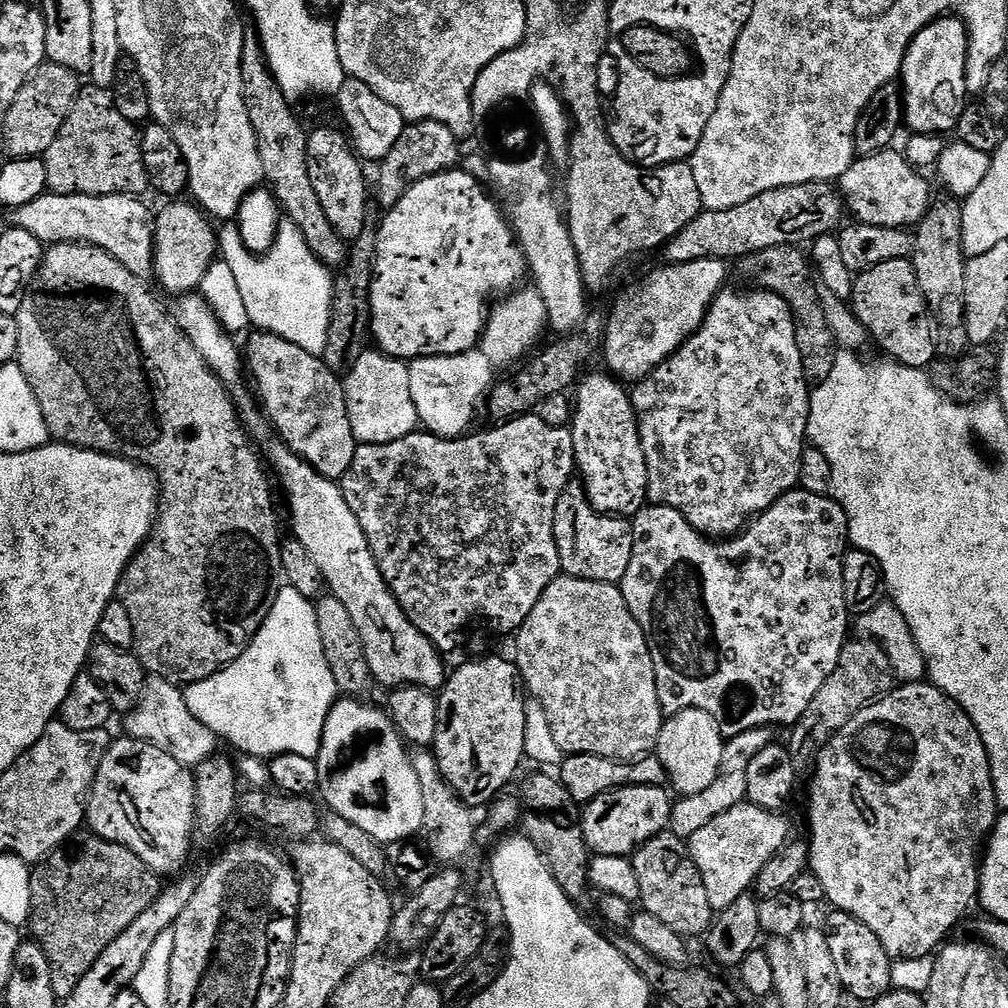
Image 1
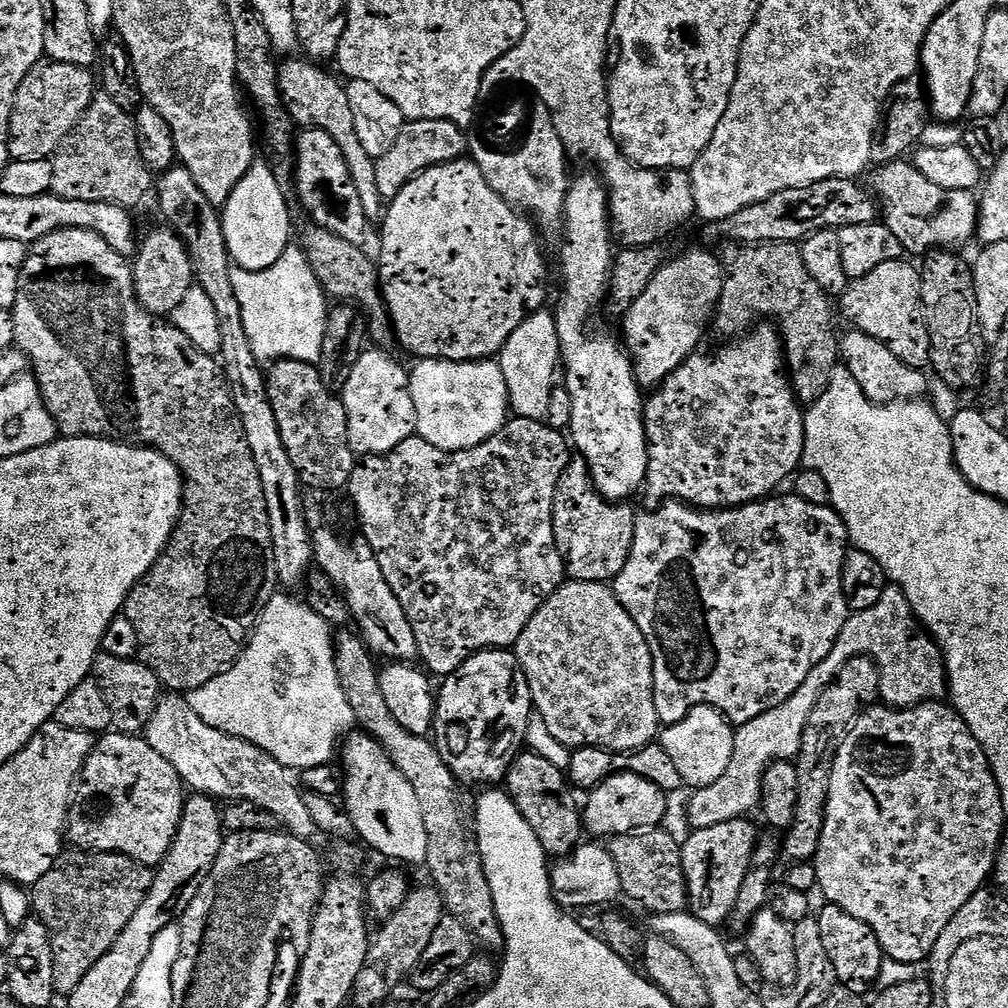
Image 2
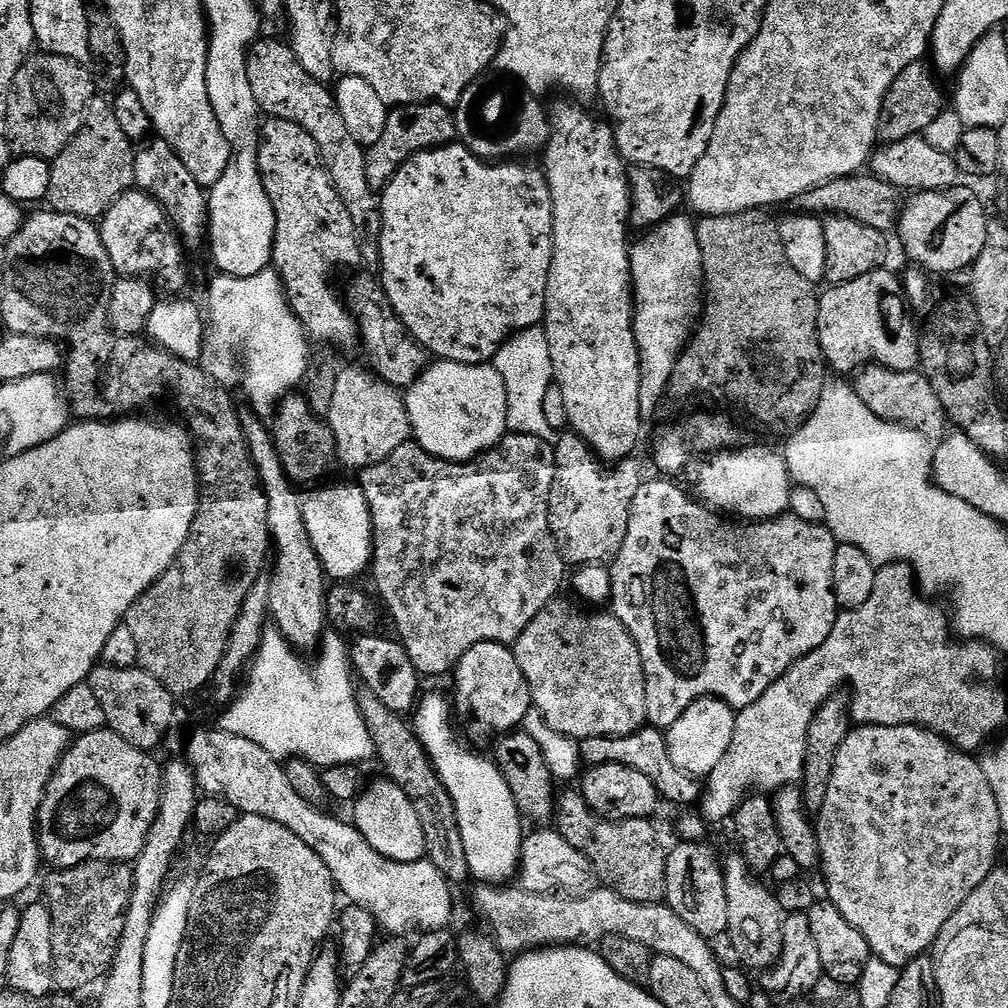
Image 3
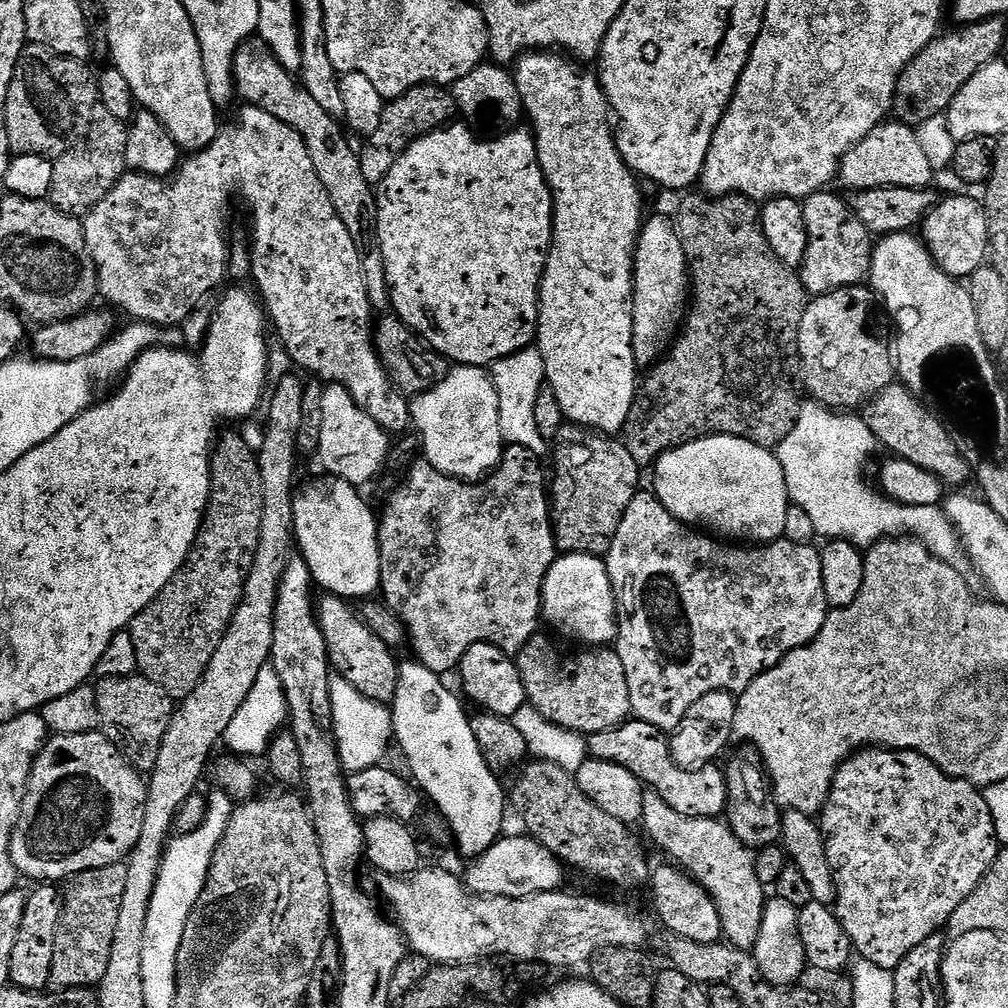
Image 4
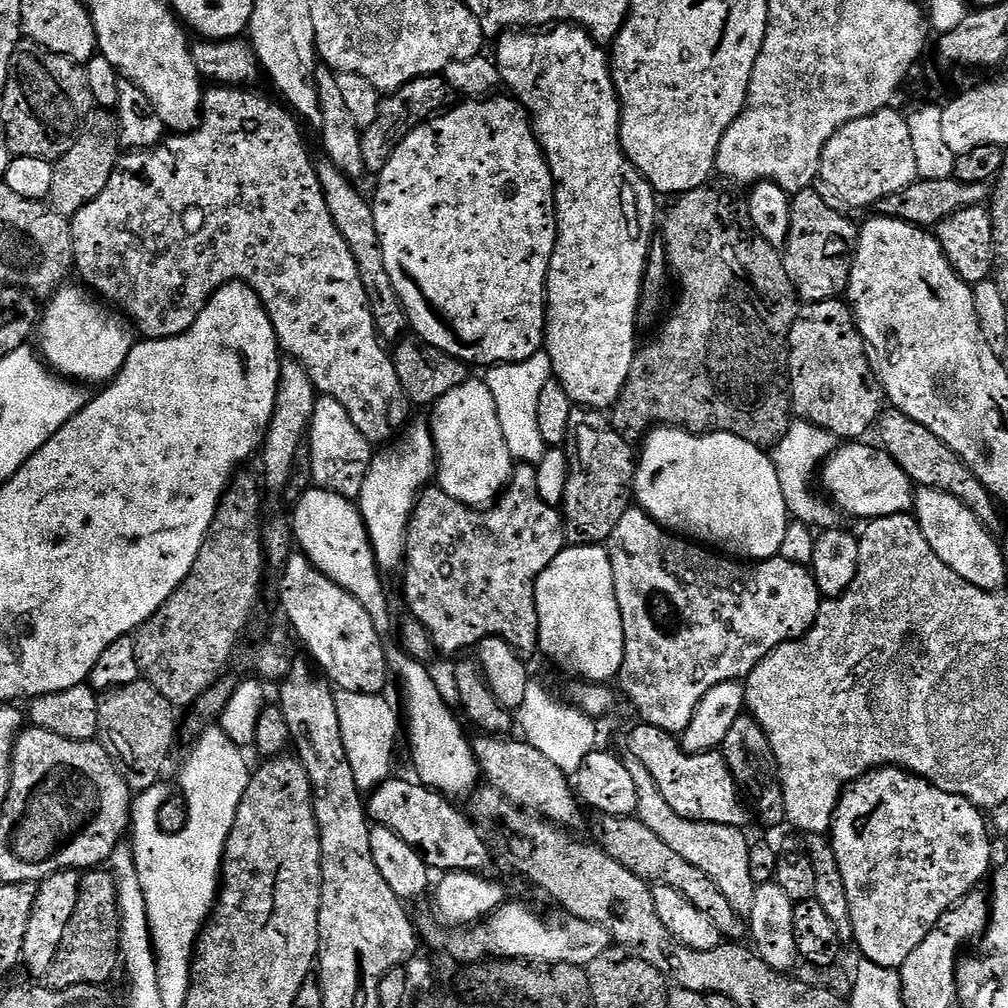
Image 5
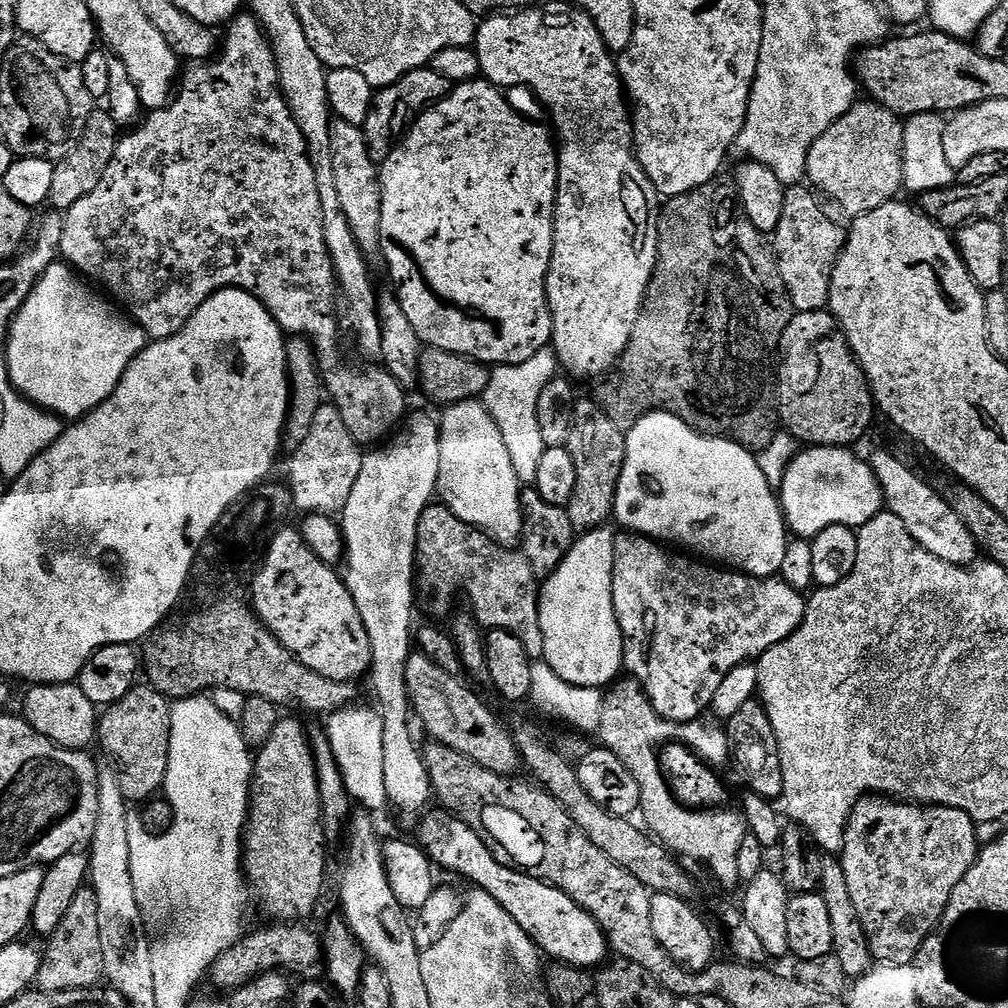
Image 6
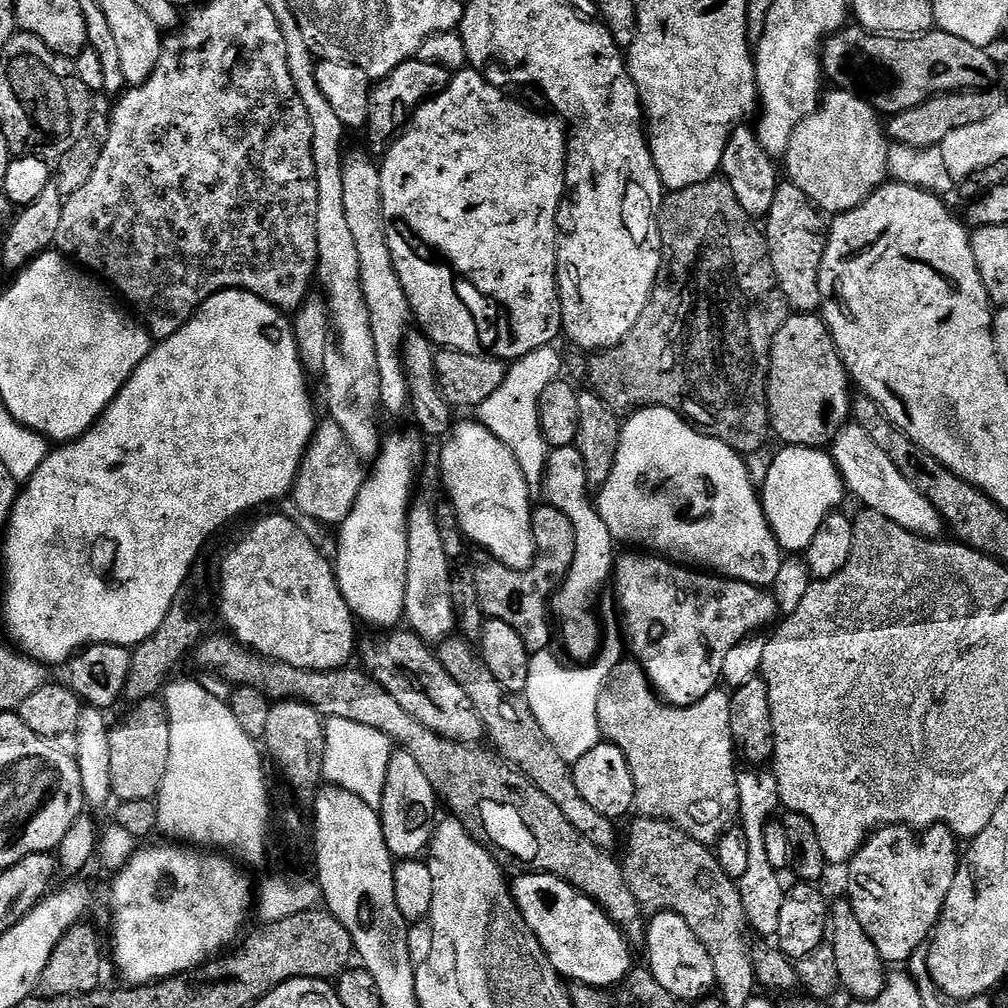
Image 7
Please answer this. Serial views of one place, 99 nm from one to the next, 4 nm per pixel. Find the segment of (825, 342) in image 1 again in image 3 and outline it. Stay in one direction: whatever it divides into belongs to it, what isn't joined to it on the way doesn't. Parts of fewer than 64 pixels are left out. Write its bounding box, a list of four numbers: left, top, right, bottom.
[667,208,826,433]

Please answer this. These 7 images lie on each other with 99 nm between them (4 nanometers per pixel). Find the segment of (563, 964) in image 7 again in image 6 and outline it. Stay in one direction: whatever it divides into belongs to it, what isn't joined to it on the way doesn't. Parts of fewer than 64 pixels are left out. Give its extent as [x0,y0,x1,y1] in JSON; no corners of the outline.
[418,811,610,970]

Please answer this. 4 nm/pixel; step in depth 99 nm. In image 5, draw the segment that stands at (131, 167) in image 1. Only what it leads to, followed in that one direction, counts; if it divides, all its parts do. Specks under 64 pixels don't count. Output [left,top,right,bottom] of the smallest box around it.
[47,110,121,218]

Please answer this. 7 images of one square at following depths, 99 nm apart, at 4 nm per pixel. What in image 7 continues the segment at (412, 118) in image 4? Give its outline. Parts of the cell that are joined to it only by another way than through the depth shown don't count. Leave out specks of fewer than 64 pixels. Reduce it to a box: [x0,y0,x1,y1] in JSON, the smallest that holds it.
[366,58,453,157]

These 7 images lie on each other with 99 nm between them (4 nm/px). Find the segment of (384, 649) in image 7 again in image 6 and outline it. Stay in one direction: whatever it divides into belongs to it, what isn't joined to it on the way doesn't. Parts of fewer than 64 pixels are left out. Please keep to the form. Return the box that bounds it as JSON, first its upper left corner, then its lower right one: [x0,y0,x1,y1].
[405,650,521,776]

